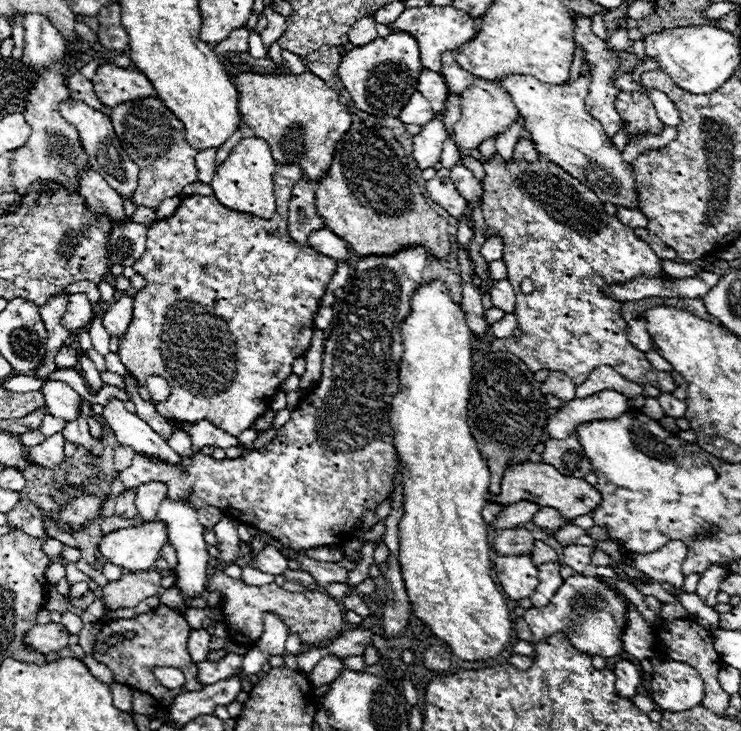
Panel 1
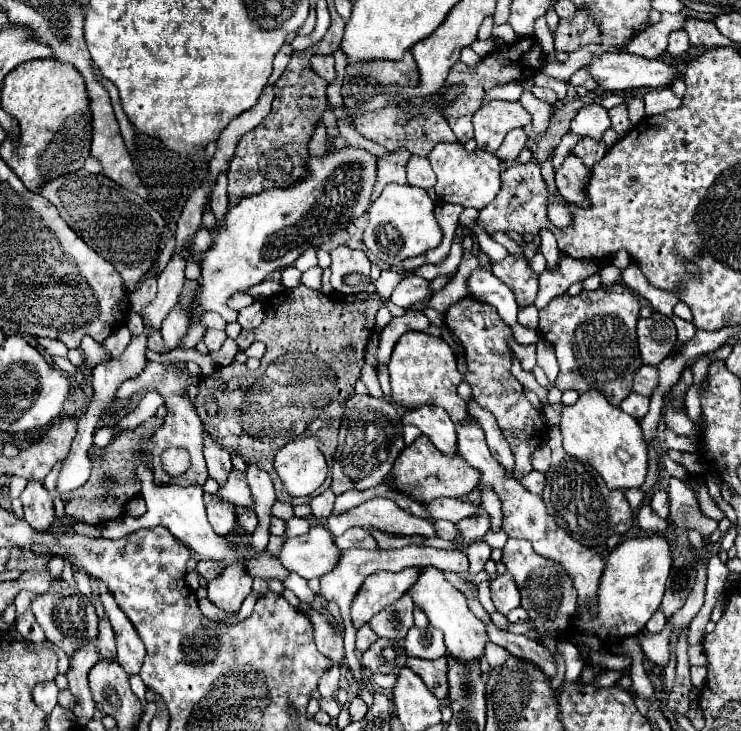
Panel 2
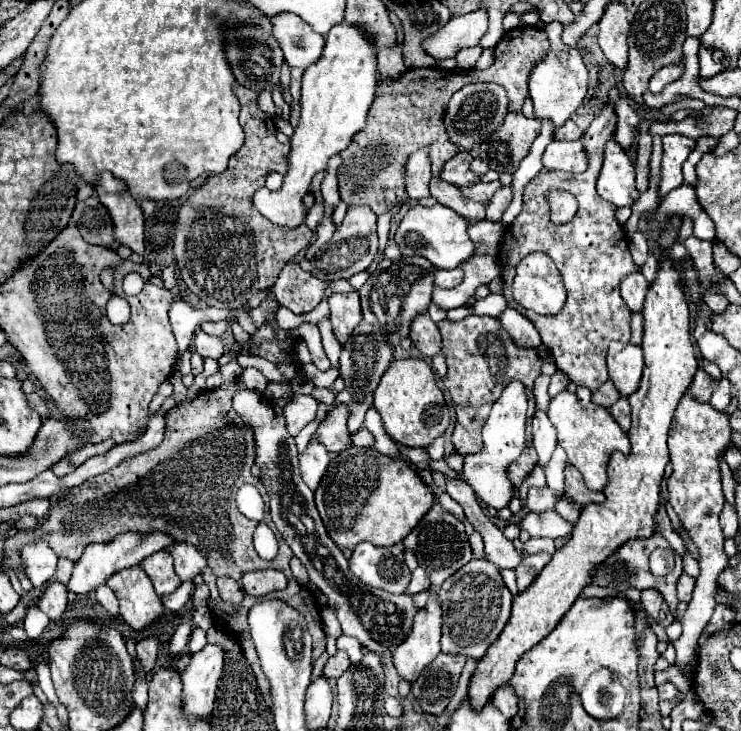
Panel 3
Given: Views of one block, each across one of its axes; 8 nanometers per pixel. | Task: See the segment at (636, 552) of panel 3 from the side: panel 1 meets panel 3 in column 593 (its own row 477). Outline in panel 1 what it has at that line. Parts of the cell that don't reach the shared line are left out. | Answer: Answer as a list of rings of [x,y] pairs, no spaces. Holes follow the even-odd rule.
[[[576,434],[566,440],[550,438],[546,442],[546,450],[542,452],[542,460],[552,464],[558,472],[574,478],[584,478],[590,472],[590,462],[584,456],[584,448]]]

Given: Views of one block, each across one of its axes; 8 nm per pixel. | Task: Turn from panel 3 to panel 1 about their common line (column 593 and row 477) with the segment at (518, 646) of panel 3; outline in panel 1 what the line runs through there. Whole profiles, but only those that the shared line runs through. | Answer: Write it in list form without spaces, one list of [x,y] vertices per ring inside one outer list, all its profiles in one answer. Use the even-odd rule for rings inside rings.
[[[526,462],[512,466],[502,480],[502,490],[498,496],[488,498],[492,502],[502,502],[502,504],[512,504],[516,500],[530,500],[540,506],[550,506],[558,510],[566,520],[574,520],[582,514],[590,514],[600,506],[600,492],[588,484],[584,478],[572,478],[572,476],[562,476],[554,466],[550,464],[536,464],[536,462]]]

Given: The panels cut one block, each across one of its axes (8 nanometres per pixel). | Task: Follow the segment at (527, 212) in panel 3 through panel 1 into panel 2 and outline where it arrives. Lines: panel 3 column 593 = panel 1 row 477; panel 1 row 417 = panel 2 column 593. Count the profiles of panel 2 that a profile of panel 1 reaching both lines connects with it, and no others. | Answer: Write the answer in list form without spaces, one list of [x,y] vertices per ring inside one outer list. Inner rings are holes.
[[[614,284],[610,292],[600,288],[600,294],[578,294],[574,298],[560,296],[560,300],[552,300],[550,306],[540,310],[540,334],[554,346],[556,358],[560,362],[560,374],[556,380],[558,390],[576,390],[584,394],[586,390],[600,390],[610,404],[620,406],[620,402],[632,392],[632,380],[636,370],[642,366],[642,358],[636,344],[636,320],[638,320],[640,304],[632,292]]]

